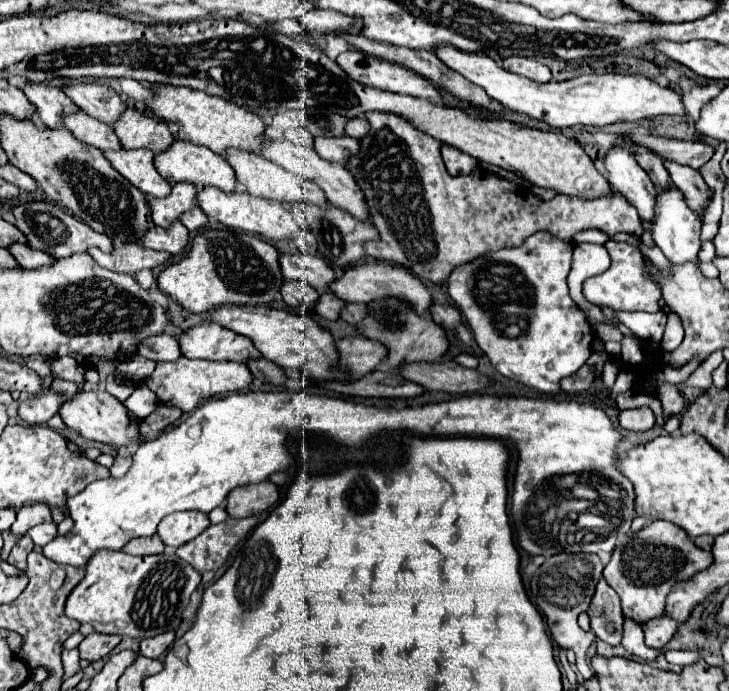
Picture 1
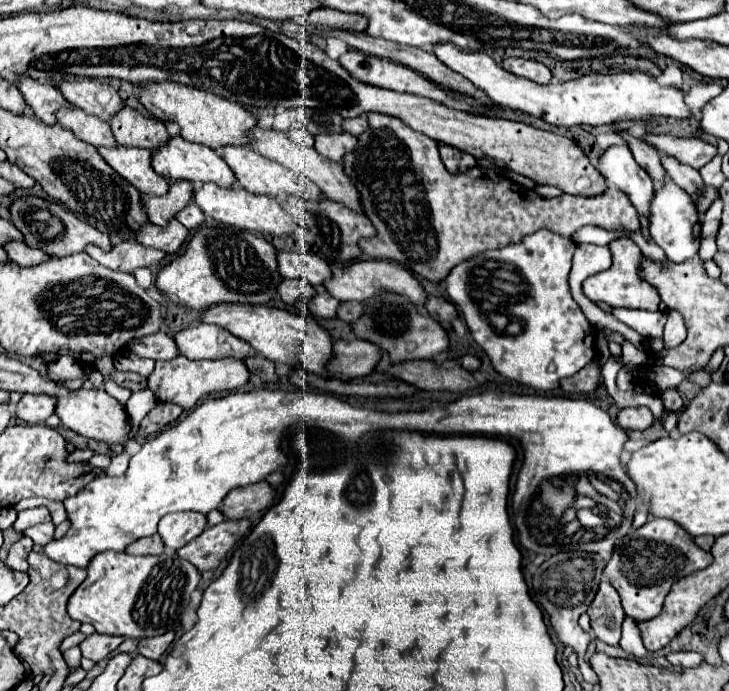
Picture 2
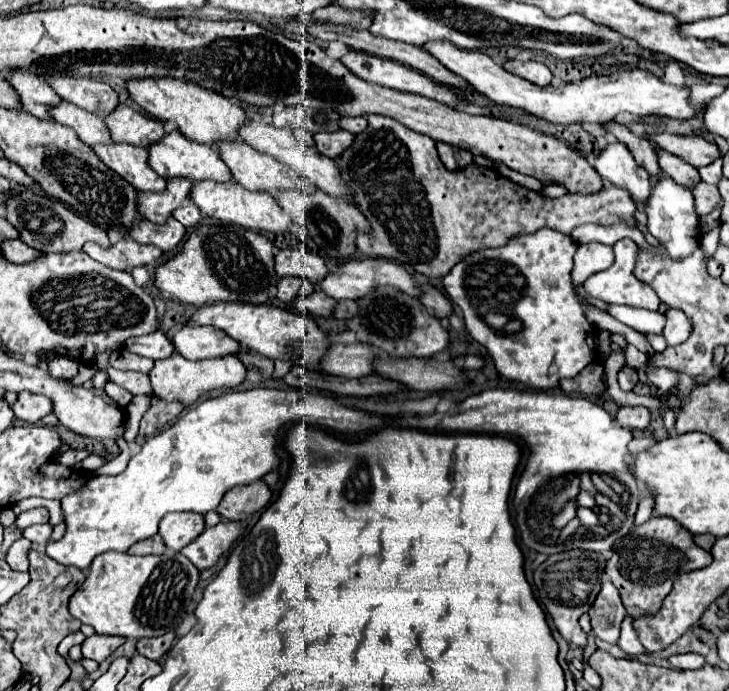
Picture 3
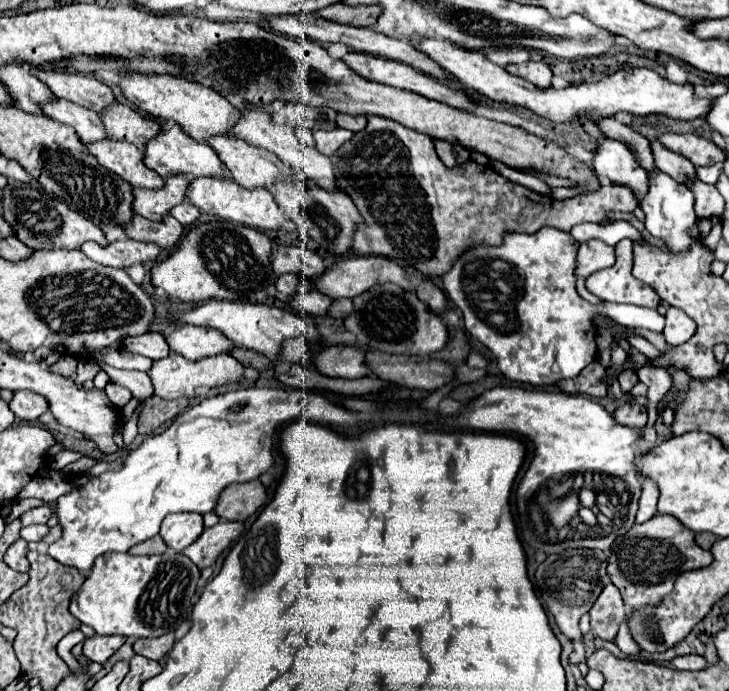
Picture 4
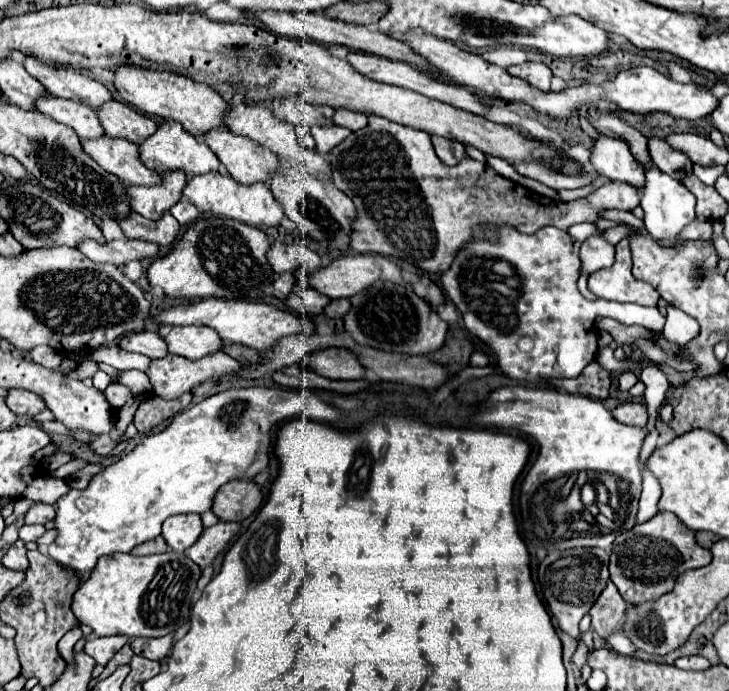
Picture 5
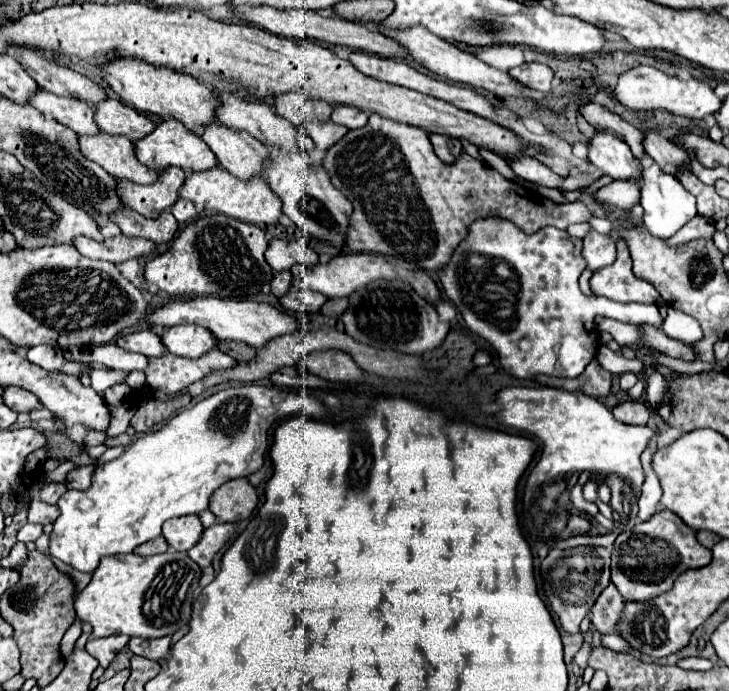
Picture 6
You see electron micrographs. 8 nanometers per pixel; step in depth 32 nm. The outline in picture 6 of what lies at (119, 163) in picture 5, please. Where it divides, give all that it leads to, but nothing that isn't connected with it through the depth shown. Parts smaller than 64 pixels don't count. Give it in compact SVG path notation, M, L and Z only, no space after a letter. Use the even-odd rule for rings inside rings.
M80 136L80 150L86 158L100 164L108 174L118 180L132 180L136 184L152 184L158 180L158 174L136 158L136 148L126 136Z

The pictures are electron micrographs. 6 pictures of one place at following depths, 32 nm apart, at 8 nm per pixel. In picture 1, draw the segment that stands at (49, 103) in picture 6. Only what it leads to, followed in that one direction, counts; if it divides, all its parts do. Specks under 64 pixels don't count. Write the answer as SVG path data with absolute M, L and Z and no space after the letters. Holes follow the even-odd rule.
M78 112L68 118L64 118L64 126L80 140L90 146L96 146L100 150L120 150L122 144L114 132L112 126L98 122L96 118Z

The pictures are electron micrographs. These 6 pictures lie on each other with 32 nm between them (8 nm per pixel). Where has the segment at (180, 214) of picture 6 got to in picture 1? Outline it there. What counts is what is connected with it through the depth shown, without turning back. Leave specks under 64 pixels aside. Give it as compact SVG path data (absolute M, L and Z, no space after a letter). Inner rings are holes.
M192 208L188 212L184 212L180 216L180 222L190 230L190 232L198 232L208 224L208 216L204 216L204 212L200 212L200 208Z

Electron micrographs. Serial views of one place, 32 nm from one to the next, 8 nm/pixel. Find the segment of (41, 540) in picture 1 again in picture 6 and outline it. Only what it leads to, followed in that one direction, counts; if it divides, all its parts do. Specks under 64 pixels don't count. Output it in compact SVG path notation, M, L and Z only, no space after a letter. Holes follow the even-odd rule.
M24 524L18 530L18 540L20 542L34 542L40 534L42 534L42 526L40 524Z

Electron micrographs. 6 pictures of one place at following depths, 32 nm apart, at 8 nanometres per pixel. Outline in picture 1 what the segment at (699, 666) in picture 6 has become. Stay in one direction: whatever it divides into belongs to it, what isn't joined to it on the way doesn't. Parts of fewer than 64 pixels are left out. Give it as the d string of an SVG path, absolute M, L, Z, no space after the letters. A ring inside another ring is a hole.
M666 650L664 656L670 664L678 664L678 666L688 666L700 658L696 652L686 652L686 650Z

